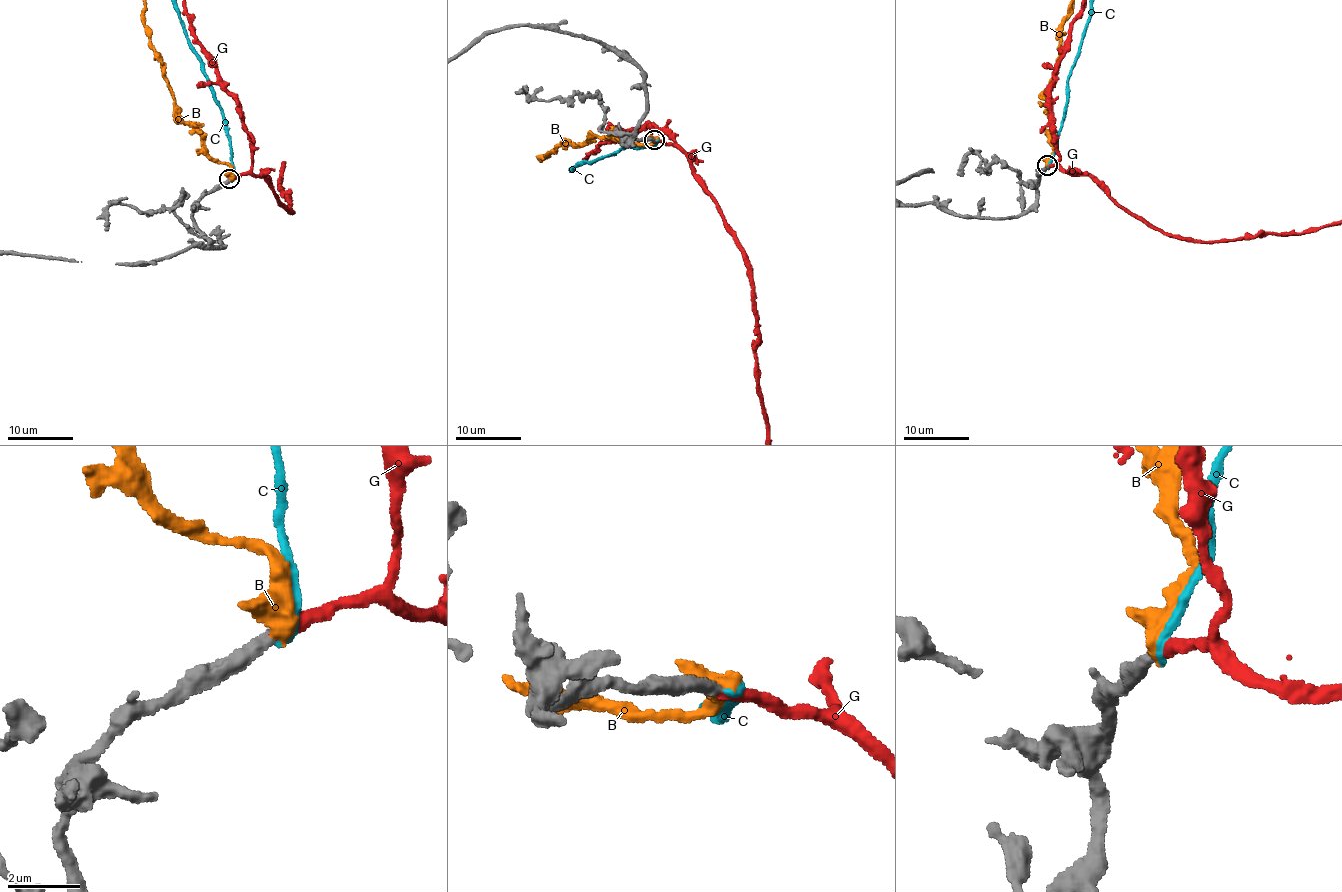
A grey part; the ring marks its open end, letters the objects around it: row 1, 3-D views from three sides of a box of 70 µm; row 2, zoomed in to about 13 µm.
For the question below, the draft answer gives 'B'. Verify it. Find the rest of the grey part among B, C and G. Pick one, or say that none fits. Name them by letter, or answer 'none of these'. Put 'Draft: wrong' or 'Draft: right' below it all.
G
Draft: wrong

